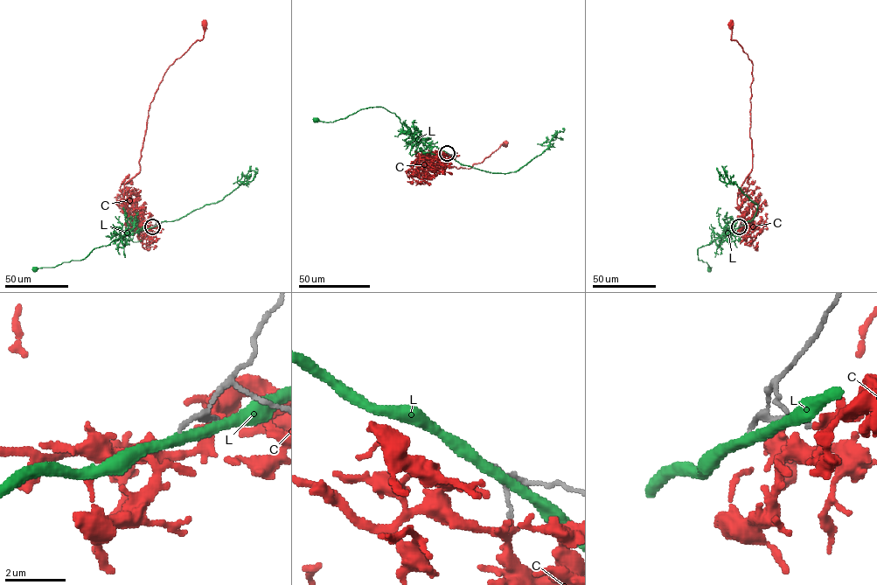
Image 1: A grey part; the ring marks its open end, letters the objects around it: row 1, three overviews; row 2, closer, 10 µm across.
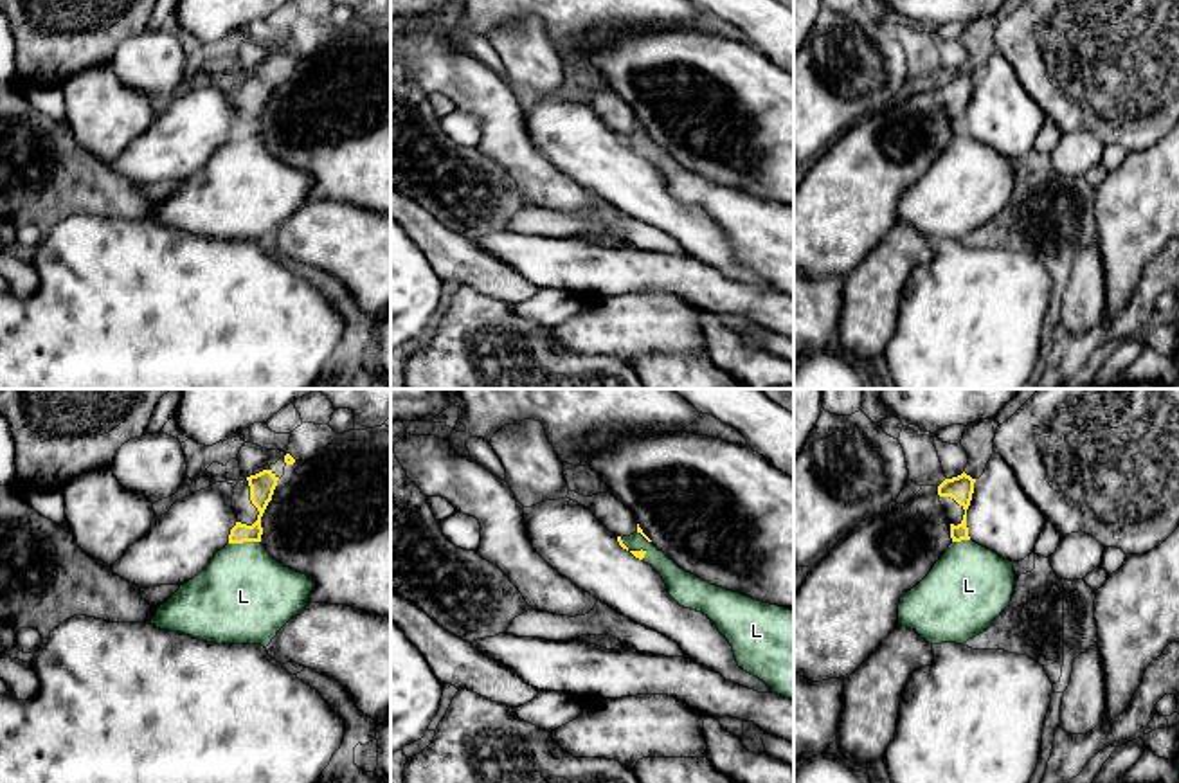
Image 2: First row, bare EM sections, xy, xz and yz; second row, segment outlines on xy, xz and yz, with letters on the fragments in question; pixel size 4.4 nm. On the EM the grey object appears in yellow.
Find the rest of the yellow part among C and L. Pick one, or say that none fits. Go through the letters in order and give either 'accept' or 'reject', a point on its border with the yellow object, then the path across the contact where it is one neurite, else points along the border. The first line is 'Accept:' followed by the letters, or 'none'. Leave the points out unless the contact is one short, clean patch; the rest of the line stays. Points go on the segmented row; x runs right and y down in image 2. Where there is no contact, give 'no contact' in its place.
Accept: none
C: reject; no contact
L: reject; contact xy (243, 540); border xy (260, 540), (229, 544)

